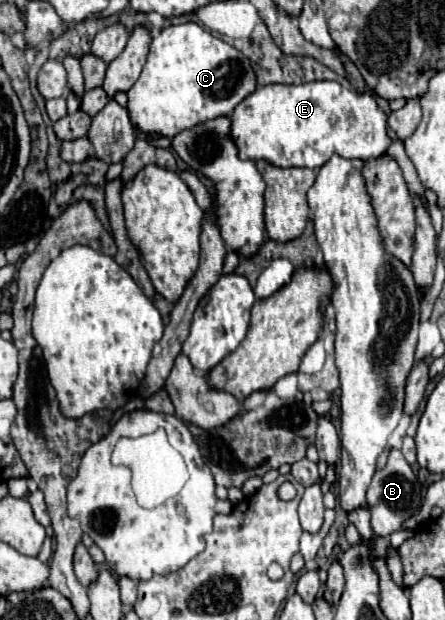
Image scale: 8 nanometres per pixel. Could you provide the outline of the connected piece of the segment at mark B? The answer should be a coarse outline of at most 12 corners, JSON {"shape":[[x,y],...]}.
{"shape":[[399,449],[367,491],[371,527],[387,537],[421,507],[421,485]]}

